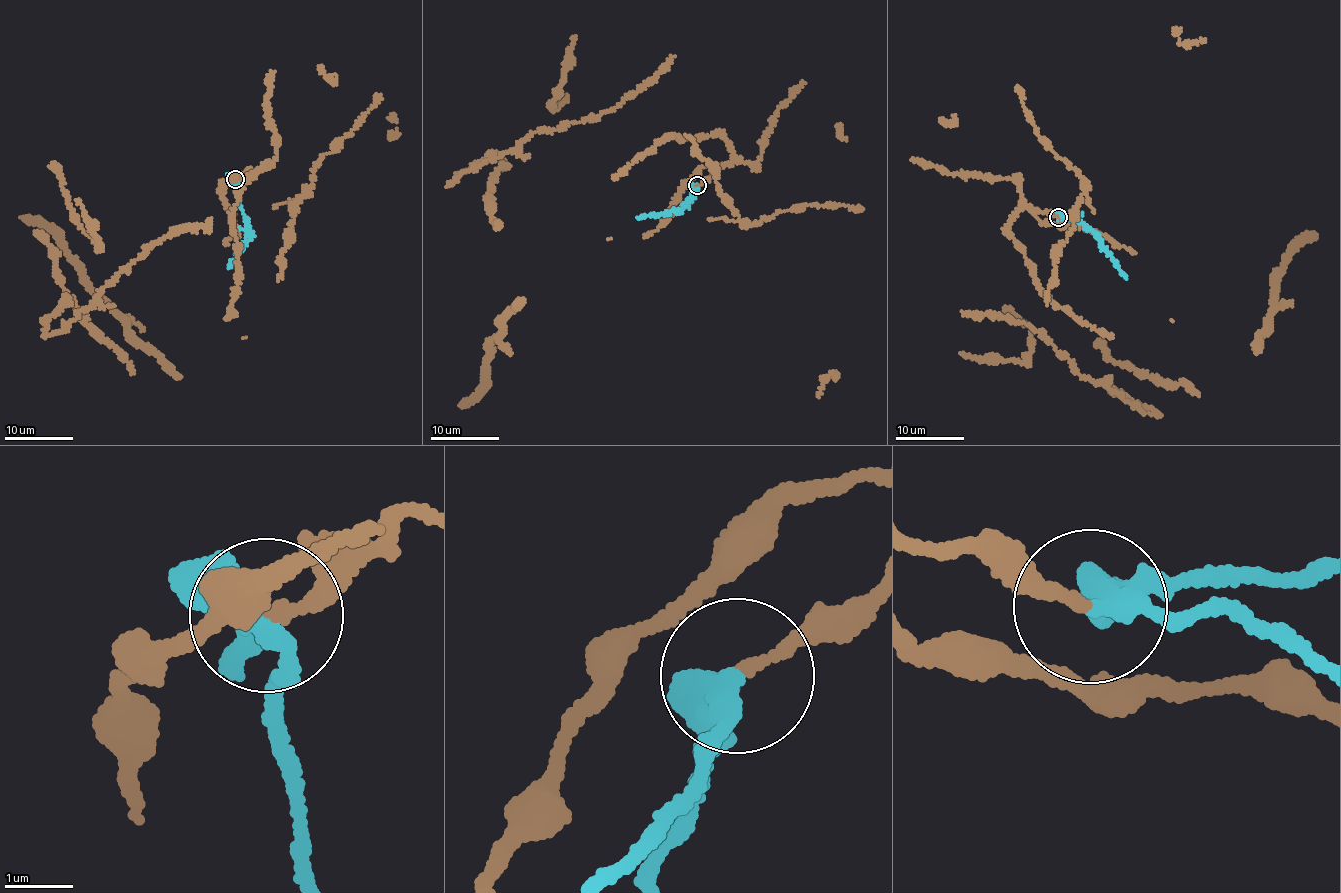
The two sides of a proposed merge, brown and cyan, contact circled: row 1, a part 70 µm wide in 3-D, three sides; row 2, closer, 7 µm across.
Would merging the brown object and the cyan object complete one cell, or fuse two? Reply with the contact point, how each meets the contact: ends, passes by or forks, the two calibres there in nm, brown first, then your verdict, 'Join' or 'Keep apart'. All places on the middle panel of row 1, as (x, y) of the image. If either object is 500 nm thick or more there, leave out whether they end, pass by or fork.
Place: (697, 185). At the ring brown ends. At the ring cyan forks. Thickness 170 nm (brown) against 300 nm. Keep apart

